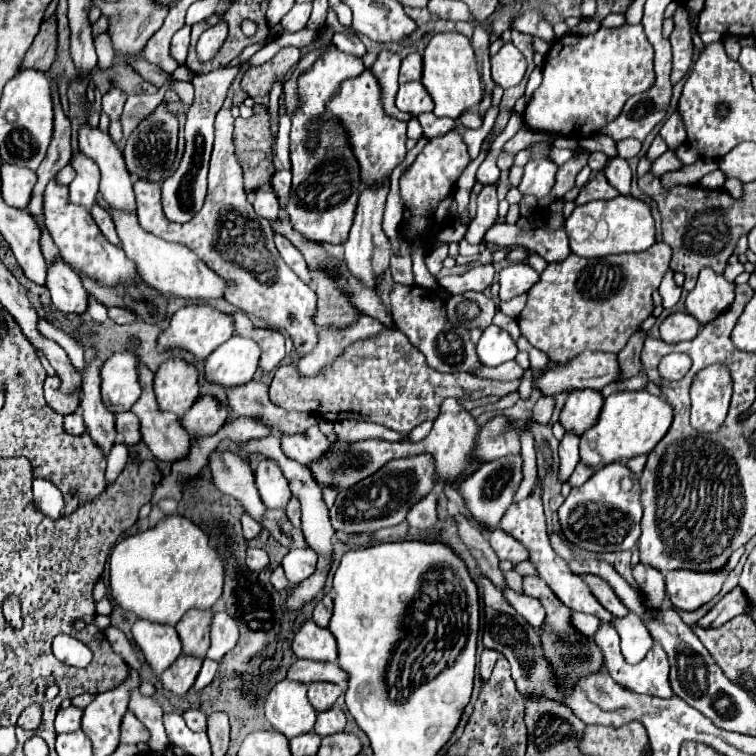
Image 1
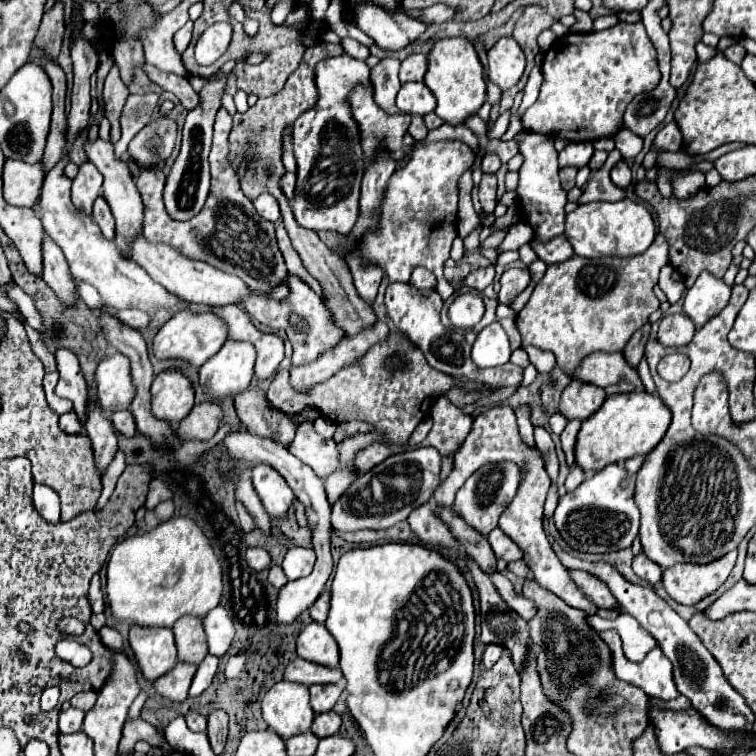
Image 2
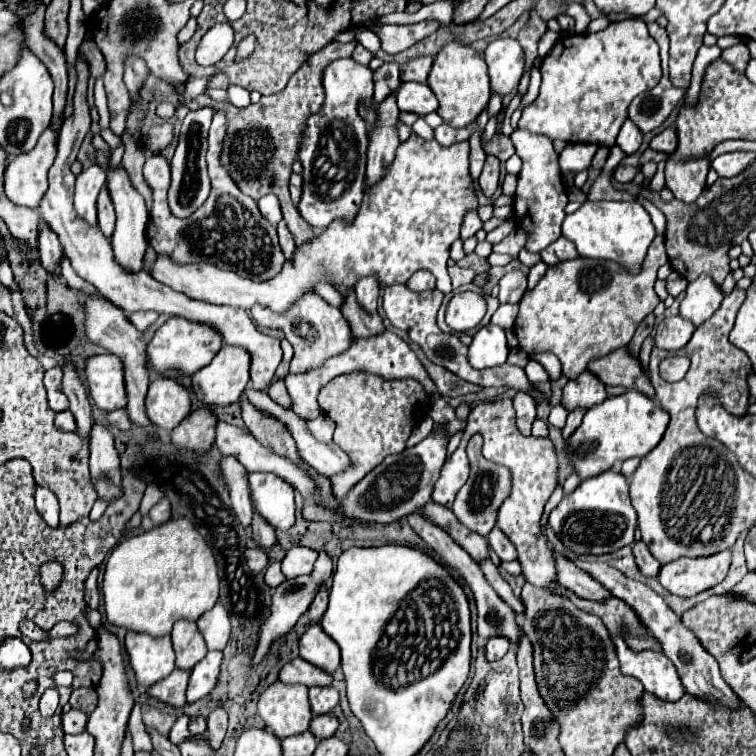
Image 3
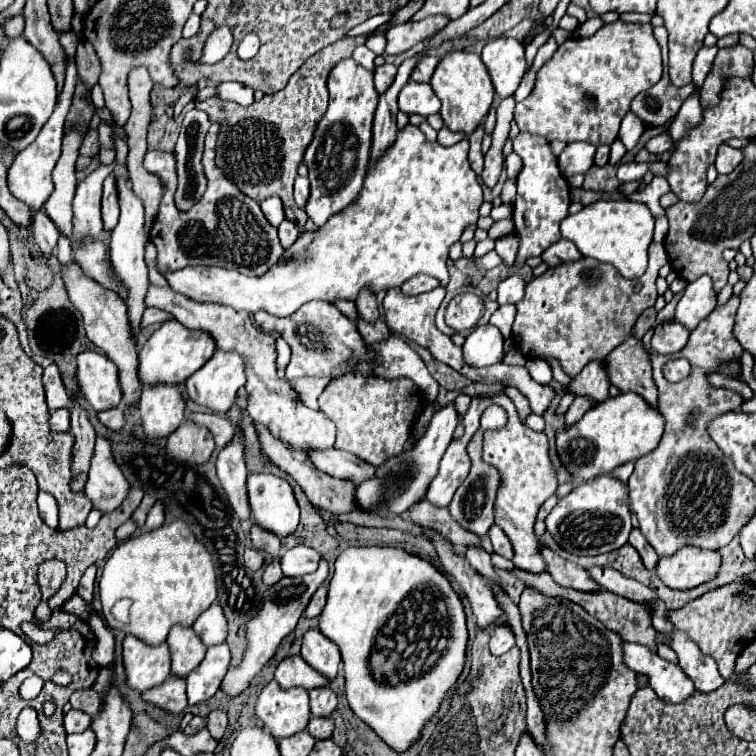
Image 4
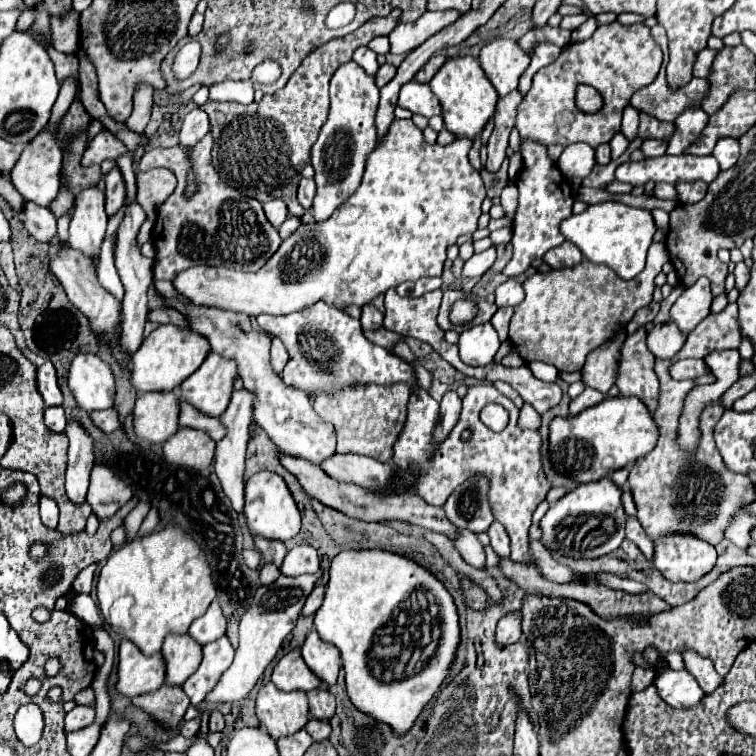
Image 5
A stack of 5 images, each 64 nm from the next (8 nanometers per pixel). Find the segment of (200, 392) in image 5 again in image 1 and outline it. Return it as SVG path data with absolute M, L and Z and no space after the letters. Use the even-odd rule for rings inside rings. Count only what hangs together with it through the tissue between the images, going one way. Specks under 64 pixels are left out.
M232 336L228 342L218 346L212 356L206 358L206 382L222 388L244 386L252 380L258 368L260 348L254 340Z

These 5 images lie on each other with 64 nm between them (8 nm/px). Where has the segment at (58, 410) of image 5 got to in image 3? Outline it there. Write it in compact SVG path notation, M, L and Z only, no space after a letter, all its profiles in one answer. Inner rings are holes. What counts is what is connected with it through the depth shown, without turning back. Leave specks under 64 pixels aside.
M64 410L64 412L58 412L56 418L54 418L54 426L62 432L74 432L76 430L76 422L72 418L72 412L70 410Z

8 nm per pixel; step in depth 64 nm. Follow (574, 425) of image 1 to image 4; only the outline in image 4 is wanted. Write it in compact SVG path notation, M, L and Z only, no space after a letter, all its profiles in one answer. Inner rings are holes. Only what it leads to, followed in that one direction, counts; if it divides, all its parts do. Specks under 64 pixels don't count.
M596 360L596 362L588 362L588 366L584 366L584 370L572 380L572 384L568 386L576 396L590 396L596 402L602 402L608 398L608 370L604 370L604 362Z

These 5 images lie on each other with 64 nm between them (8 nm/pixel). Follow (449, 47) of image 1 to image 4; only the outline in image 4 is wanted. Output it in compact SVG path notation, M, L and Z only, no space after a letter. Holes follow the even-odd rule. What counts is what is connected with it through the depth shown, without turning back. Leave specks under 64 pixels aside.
M452 52L444 56L430 80L430 86L442 102L440 116L444 120L444 126L448 126L452 132L462 132L466 136L470 136L484 122L496 94L484 62L474 52Z

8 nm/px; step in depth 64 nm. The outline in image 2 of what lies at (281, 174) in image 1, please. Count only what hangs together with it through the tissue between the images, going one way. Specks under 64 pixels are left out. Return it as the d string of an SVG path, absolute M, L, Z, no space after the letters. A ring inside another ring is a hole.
M286 172L282 176L282 190L288 196L288 200L294 198L294 190L296 190L296 174L294 172Z

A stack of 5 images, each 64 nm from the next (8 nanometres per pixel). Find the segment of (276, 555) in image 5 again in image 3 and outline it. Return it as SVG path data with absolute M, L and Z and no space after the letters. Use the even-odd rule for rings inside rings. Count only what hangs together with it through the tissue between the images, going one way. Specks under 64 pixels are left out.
M254 512L254 518L252 518L252 540L264 550L270 550L278 542L274 528L256 512Z

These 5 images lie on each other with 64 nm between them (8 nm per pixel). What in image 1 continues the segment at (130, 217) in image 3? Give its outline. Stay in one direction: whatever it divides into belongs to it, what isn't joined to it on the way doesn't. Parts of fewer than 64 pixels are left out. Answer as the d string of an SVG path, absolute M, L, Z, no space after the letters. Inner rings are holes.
M88 124L80 128L80 152L92 158L100 172L100 194L114 208L136 214L136 196L132 190L132 174L124 170L122 150L100 128L92 130Z

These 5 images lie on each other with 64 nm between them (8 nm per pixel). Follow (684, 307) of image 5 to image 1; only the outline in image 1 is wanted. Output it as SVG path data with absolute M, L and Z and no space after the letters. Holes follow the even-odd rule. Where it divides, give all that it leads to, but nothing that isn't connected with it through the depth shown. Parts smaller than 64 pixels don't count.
M704 268L698 276L694 290L686 296L686 312L694 316L702 326L714 320L734 300L734 284L710 268Z

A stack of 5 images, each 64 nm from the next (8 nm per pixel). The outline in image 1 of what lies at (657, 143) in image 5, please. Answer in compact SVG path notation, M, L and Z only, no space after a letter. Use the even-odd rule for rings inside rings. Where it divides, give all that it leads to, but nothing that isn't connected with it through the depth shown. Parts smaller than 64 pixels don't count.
M672 114L672 116L666 120L666 124L664 124L662 130L660 130L660 138L668 144L670 150L676 150L678 146L684 144L684 140L686 140L686 130L684 130L684 124L682 124L682 120L680 120L678 114Z

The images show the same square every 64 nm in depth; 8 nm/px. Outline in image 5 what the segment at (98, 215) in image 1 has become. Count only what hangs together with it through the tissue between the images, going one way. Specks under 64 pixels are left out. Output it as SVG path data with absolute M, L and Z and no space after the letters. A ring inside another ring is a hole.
M116 166L110 174L106 174L106 212L112 216L126 202L126 184L120 168Z

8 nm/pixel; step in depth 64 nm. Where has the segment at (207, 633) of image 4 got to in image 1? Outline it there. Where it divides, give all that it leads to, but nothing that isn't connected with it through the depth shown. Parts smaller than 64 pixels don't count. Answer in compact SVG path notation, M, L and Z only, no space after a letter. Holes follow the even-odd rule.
M222 610L214 612L212 616L212 624L210 624L210 650L208 650L208 658L212 660L220 660L228 650L234 648L236 640L238 640L238 626L236 622Z

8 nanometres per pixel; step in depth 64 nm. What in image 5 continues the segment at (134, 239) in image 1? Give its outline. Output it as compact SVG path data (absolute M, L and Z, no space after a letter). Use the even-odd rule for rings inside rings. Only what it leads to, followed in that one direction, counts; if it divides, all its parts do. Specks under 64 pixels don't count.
M394 118L388 134L366 158L366 172L360 188L324 222L302 222L276 250L276 254L258 272L236 272L230 268L192 266L176 276L176 290L200 306L216 306L220 310L258 314L292 314L324 300L328 306L344 310L346 306L364 306L388 288L402 282L414 282L424 276L440 276L446 260L446 248L460 234L472 234L478 224L480 204L486 188L480 172L468 162L472 148L470 138L454 140L448 146L426 144L422 130L412 120Z

